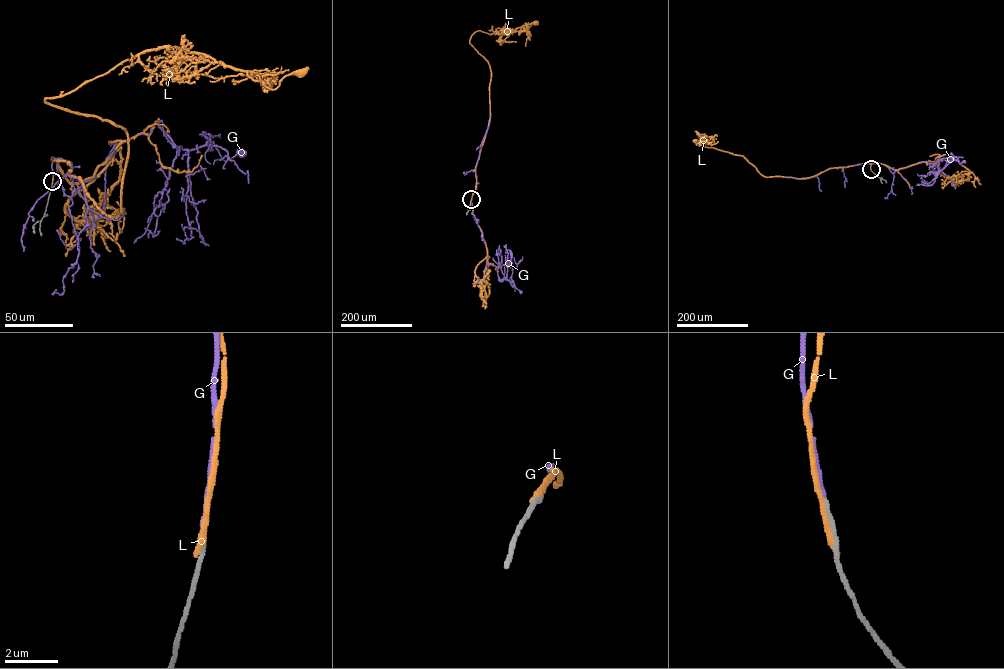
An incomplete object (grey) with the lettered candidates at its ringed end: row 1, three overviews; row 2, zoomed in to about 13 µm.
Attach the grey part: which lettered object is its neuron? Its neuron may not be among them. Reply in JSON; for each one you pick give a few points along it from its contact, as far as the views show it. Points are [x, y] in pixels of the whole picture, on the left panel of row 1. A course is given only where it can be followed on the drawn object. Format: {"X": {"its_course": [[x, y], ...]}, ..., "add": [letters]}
{"G": {"its_course": [[52, 181], [55, 158], [70, 196], [117, 145], [156, 122], [182, 149], [212, 143], [224, 160], [240, 150]]}, "add": ["G"]}

